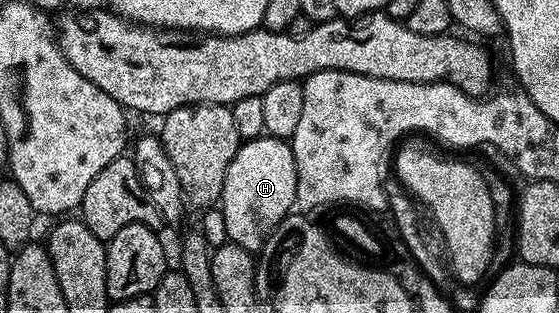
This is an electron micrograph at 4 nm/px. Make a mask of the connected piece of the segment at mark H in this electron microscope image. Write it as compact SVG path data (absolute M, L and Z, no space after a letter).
M267 134L245 140L239 146L236 157L232 157L228 173L224 173L220 210L224 226L228 229L229 242L251 253L261 252L263 243L273 233L274 227L295 210L295 197L296 161L289 142Z

